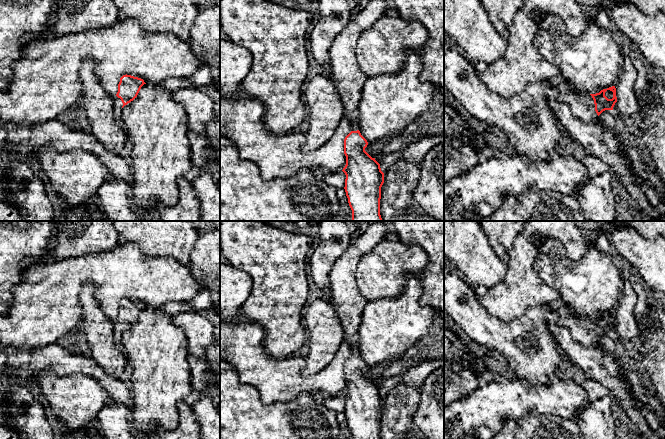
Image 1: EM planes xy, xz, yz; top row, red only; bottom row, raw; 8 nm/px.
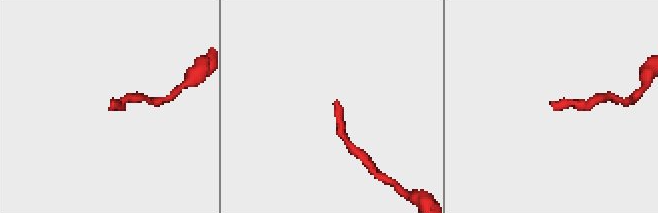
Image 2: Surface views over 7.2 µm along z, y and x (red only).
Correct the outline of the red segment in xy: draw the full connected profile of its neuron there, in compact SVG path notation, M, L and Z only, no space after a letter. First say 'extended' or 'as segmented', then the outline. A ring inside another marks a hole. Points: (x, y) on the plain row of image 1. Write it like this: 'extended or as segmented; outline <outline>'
extended; outline M126 298L120 302L118 316L114 322L114 342L120 350L124 351L122 332L137 321L144 308L146 307L143 303L131 299Z

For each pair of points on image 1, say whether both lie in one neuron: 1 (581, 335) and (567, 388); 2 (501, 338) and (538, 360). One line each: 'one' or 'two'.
1: two
2: one

